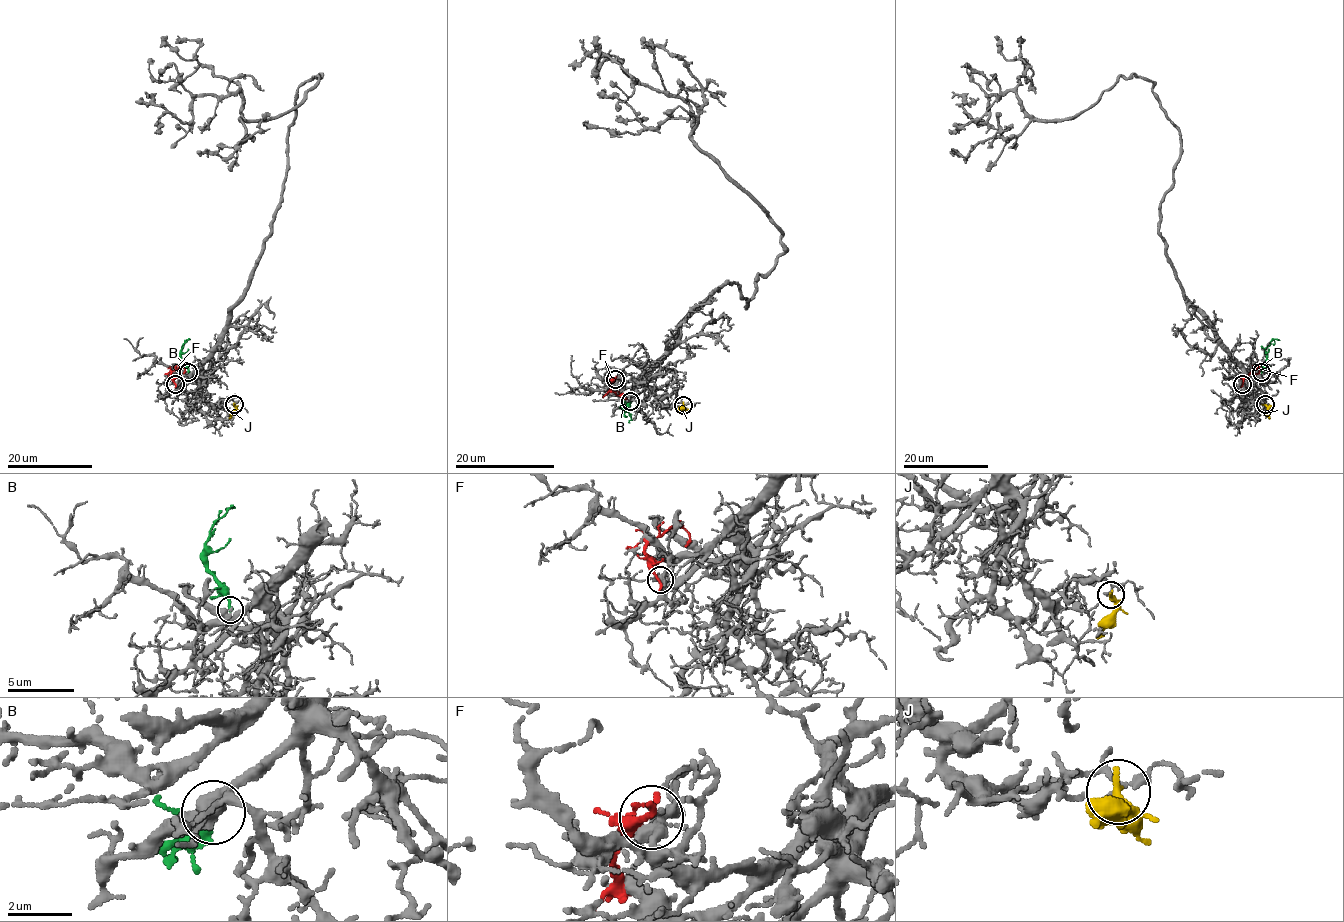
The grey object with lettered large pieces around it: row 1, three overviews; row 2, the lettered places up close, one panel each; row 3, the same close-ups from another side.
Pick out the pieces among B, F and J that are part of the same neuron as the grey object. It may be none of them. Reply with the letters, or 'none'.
B

